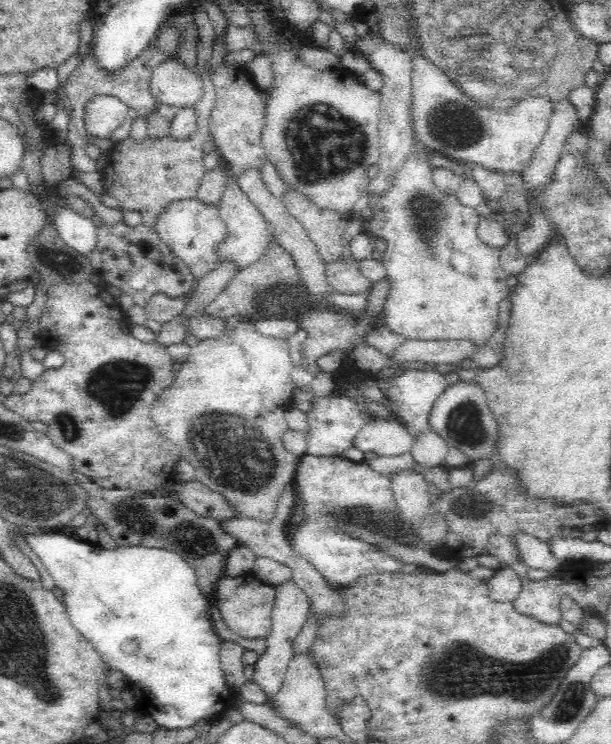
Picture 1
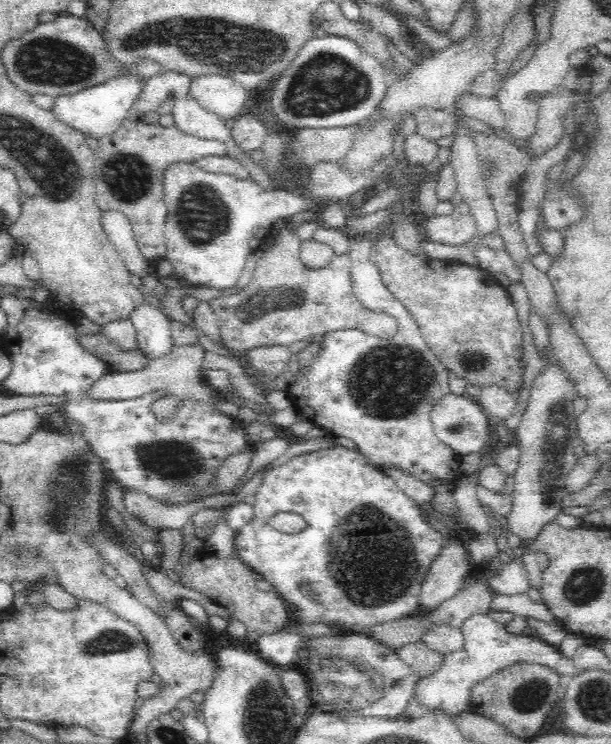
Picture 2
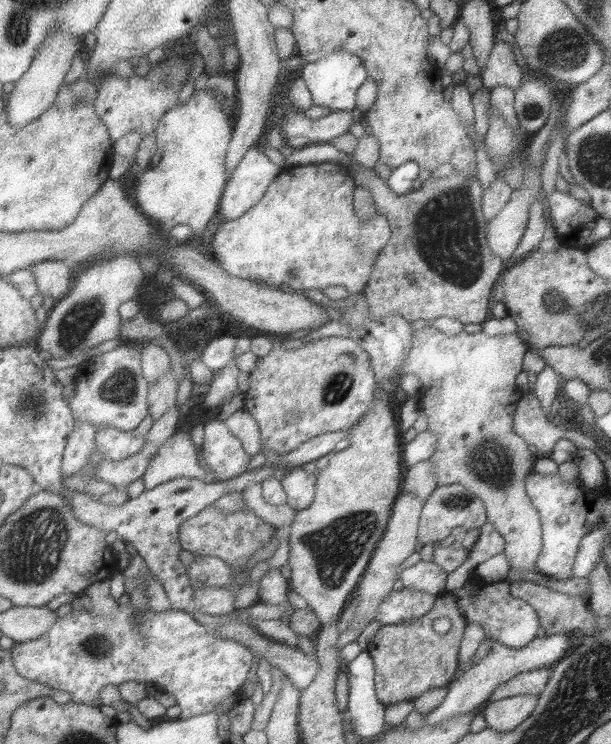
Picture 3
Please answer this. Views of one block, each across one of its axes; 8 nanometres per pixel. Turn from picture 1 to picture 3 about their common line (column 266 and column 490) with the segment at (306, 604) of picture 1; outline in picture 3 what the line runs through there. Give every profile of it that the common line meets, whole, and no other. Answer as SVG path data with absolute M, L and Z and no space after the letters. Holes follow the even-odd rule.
M543 634L543 636L537 636L529 646L525 646L521 650L505 648L497 638L489 638L489 652L475 666L471 666L461 678L457 678L457 682L453 682L447 688L447 696L445 696L443 704L437 706L433 712L429 712L427 726L437 726L449 718L457 718L465 712L475 710L477 706L481 706L483 702L487 702L491 698L491 694L497 686L503 686L505 682L509 682L511 678L517 678L523 672L551 668L561 658L565 658L567 652L573 652L575 648L577 648L577 634L551 634L551 636Z

